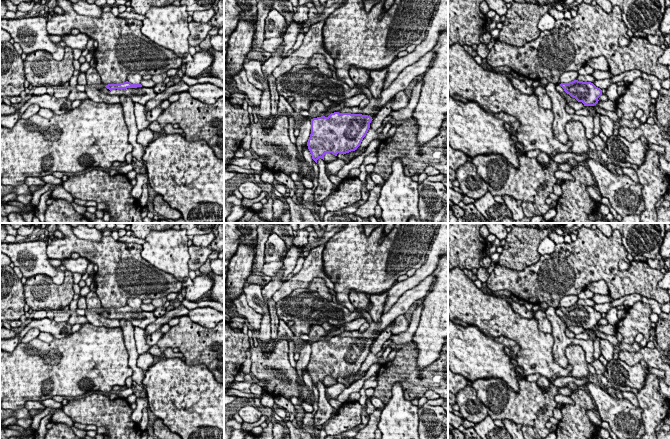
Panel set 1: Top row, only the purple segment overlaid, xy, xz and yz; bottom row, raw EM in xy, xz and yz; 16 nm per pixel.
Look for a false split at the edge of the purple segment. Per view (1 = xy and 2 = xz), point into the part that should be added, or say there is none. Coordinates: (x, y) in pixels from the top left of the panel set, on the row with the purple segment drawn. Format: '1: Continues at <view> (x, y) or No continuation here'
1: Continues at xy (141, 95)
2: Continues at xz (403, 80)

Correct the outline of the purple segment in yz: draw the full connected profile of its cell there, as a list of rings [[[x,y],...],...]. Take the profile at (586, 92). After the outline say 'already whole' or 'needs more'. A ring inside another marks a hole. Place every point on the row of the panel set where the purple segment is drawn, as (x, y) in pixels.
[[[578,80],[557,84],[556,89],[567,104],[571,101],[578,101],[582,102],[584,106],[594,106],[602,95],[602,90],[593,83]]]; needs more

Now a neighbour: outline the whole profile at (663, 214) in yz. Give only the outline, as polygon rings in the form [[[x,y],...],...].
[[[659,206],[656,208],[657,223],[670,223],[670,207]]]

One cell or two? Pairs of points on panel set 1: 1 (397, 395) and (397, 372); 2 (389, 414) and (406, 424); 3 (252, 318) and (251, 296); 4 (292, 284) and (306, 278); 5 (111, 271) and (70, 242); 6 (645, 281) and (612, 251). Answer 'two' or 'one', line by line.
1: two
2: one
3: two
4: one
5: one
6: one

